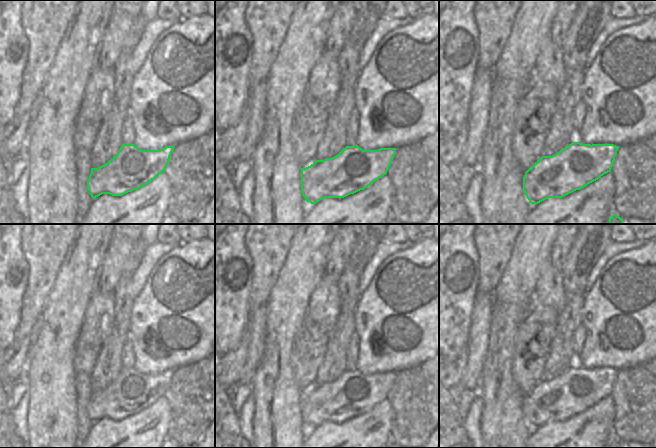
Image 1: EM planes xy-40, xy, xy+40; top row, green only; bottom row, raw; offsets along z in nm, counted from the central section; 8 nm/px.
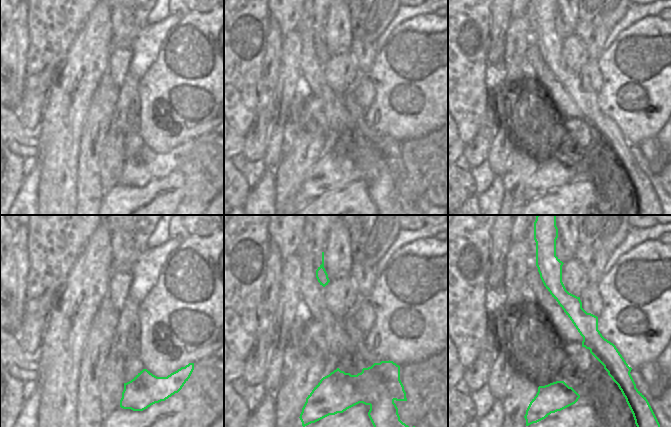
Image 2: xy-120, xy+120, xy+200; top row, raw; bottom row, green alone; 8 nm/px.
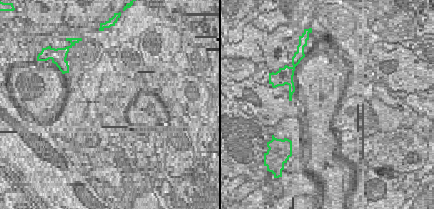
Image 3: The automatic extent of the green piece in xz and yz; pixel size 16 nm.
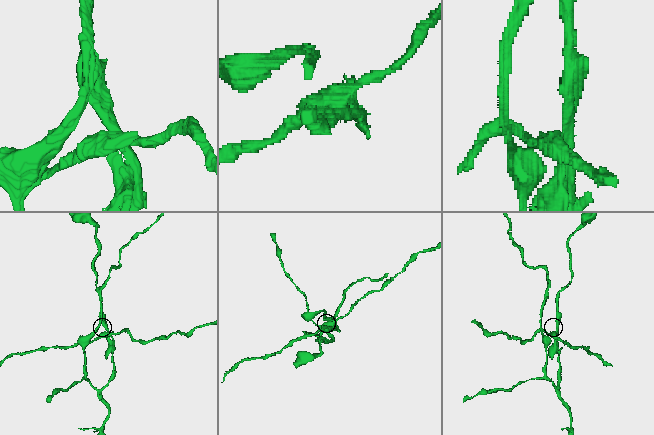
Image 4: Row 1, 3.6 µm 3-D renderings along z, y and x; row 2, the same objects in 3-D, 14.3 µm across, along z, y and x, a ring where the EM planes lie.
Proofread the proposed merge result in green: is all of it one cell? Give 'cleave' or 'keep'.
cleave

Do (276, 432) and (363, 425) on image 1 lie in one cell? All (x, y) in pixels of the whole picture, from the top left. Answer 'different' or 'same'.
different

